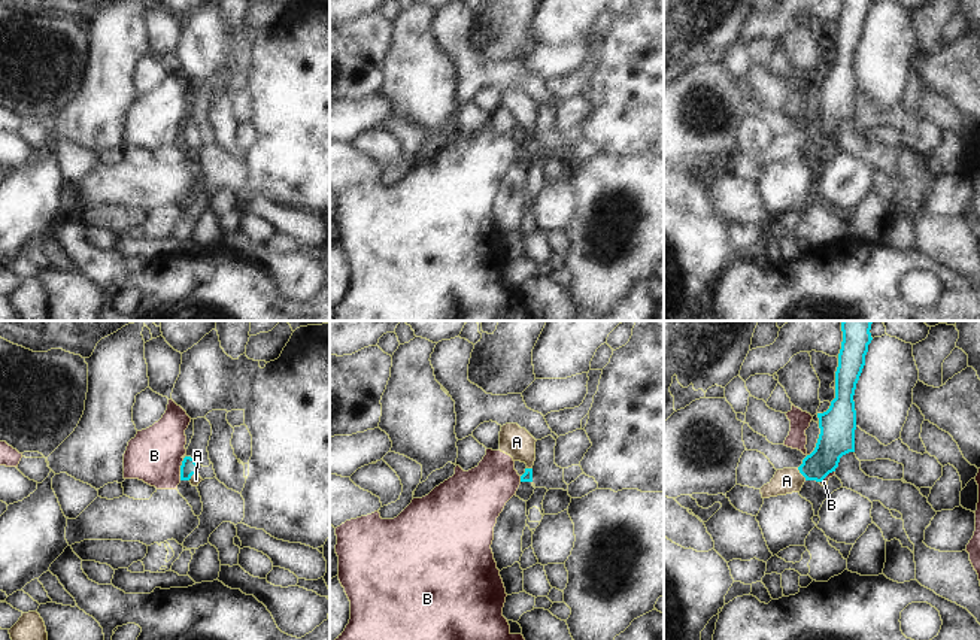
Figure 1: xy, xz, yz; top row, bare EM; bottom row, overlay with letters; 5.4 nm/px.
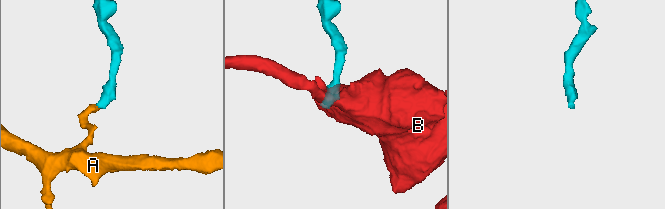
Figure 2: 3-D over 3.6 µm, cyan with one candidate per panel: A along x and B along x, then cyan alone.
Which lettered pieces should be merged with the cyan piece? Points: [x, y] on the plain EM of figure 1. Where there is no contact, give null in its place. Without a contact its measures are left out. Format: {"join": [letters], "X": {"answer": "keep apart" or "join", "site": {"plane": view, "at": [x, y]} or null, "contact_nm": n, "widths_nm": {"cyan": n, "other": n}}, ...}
{"join": ["A"], "A": {"answer": "join", "site": {"plane": "yz", "at": [801, 139]}, "contact_nm": 80, "widths_nm": {"cyan": 180, "other": 140}}, "B": {"answer": "keep apart", "site": {"plane": "xy", "at": [181, 135]}, "contact_nm": 120, "widths_nm": {"cyan": 90, "other": 300}}}

